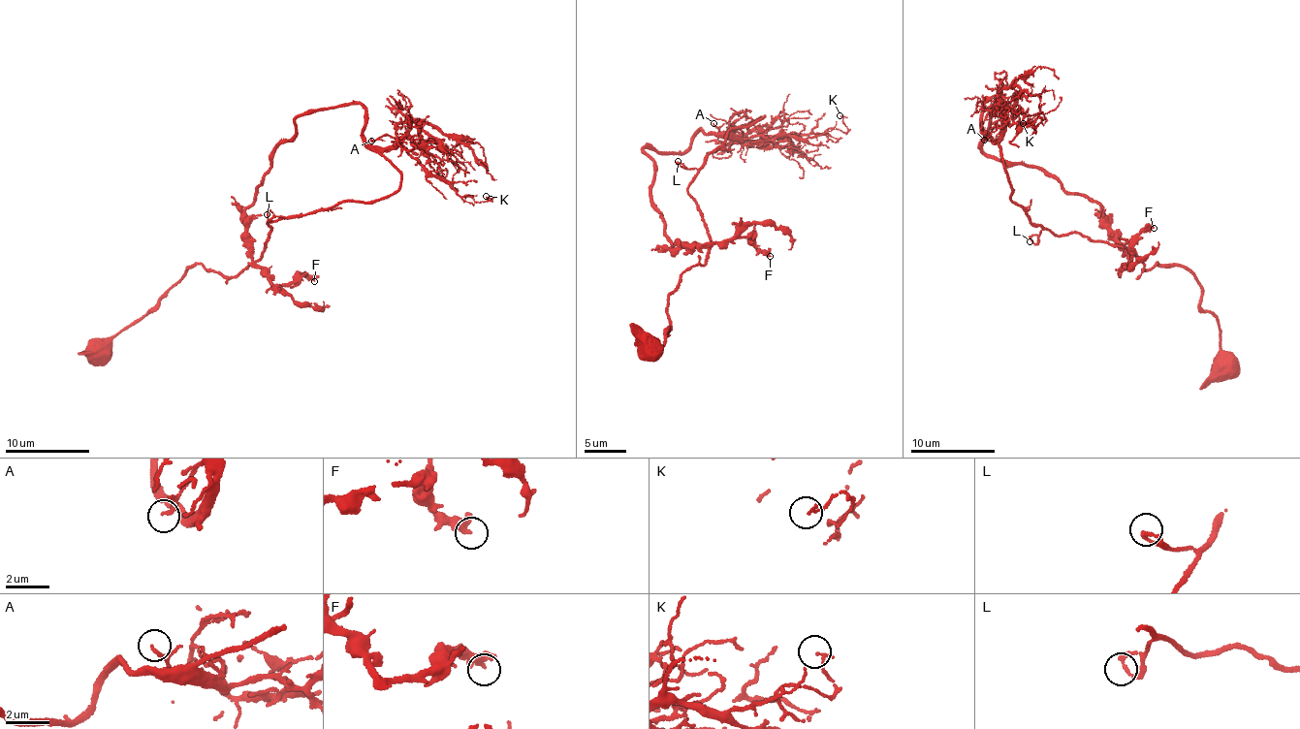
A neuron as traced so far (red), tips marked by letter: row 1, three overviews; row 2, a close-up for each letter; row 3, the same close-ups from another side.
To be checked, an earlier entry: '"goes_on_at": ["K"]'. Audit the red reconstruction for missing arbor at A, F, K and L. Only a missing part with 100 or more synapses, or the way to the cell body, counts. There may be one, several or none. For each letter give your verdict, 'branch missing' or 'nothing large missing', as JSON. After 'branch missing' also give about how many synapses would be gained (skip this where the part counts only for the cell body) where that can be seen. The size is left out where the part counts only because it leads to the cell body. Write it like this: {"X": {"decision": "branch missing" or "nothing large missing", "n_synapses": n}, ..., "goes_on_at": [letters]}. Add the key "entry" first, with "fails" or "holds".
{"entry": "fails", "A": {"decision": "nothing large missing"}, "F": {"decision": "nothing large missing"}, "K": {"decision": "nothing large missing"}, "L": {"decision": "nothing large missing"}, "goes_on_at": []}

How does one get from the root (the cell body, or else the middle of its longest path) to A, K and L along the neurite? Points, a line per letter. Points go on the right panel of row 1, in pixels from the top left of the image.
A: (1227, 364), (1189, 269), (1142, 271), (1123, 246), (1031, 225), (1010, 199), (999, 119), (984, 140)
K: (1227, 364), (1189, 269), (1142, 271), (1123, 246), (1031, 225), (994, 141), (1005, 119), (1041, 122), (1023, 123)
L: (1227, 364), (1189, 269), (1157, 263), (1142, 271), (1123, 246), (1075, 233), (1044, 229), (1030, 241)

